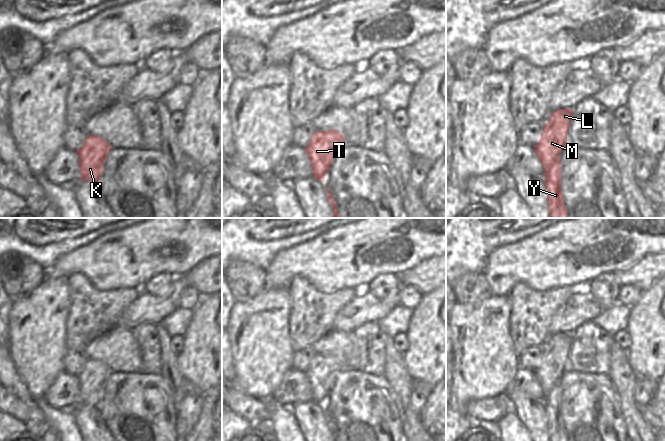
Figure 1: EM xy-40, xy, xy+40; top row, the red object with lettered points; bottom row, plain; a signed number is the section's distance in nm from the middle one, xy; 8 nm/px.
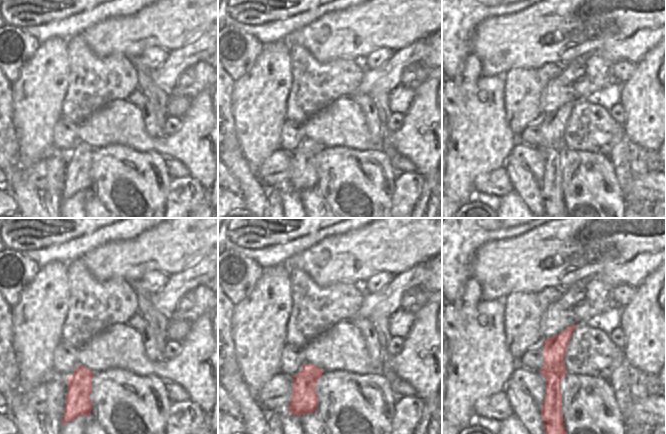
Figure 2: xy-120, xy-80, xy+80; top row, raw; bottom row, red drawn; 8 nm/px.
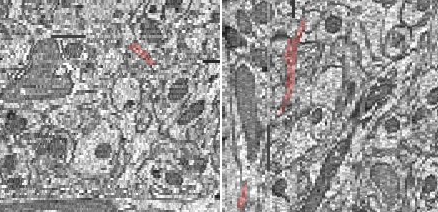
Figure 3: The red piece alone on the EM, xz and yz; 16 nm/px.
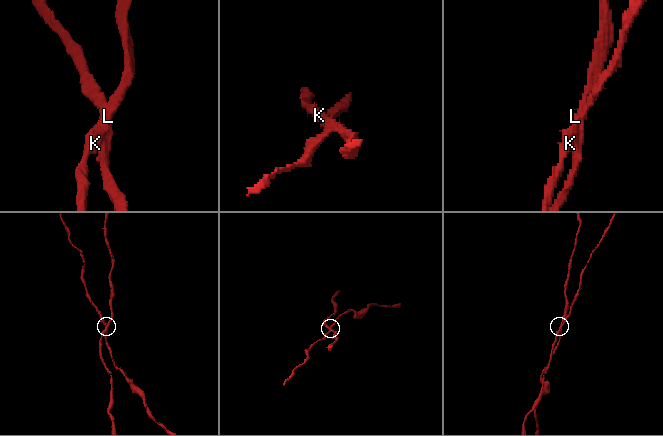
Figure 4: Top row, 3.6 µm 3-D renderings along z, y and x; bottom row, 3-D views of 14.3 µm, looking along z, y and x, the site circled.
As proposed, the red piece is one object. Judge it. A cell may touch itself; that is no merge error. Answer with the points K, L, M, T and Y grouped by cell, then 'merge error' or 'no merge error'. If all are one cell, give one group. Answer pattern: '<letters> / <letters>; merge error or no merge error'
K L M T / Y; merge error

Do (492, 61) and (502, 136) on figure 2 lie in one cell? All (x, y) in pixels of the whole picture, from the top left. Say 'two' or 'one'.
two

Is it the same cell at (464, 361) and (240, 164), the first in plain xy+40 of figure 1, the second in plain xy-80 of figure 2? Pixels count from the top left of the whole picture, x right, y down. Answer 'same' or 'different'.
different

